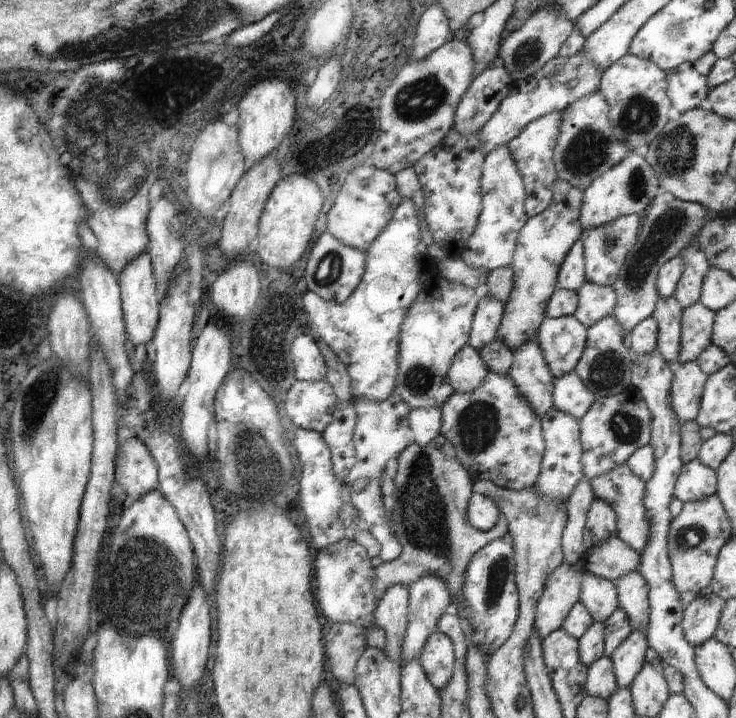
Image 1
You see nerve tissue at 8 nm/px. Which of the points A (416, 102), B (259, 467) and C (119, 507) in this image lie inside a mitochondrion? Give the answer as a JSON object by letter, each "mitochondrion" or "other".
{"A":"mitochondrion","B":"mitochondrion","C":"other"}

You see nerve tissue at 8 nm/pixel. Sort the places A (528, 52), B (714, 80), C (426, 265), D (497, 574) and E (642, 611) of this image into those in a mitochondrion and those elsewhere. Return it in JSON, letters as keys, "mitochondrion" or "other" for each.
{"A":"mitochondrion","B":"other","C":"other","D":"mitochondrion","E":"other"}

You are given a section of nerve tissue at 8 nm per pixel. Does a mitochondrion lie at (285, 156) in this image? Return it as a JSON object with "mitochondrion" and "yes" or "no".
{"mitochondrion":"no"}

